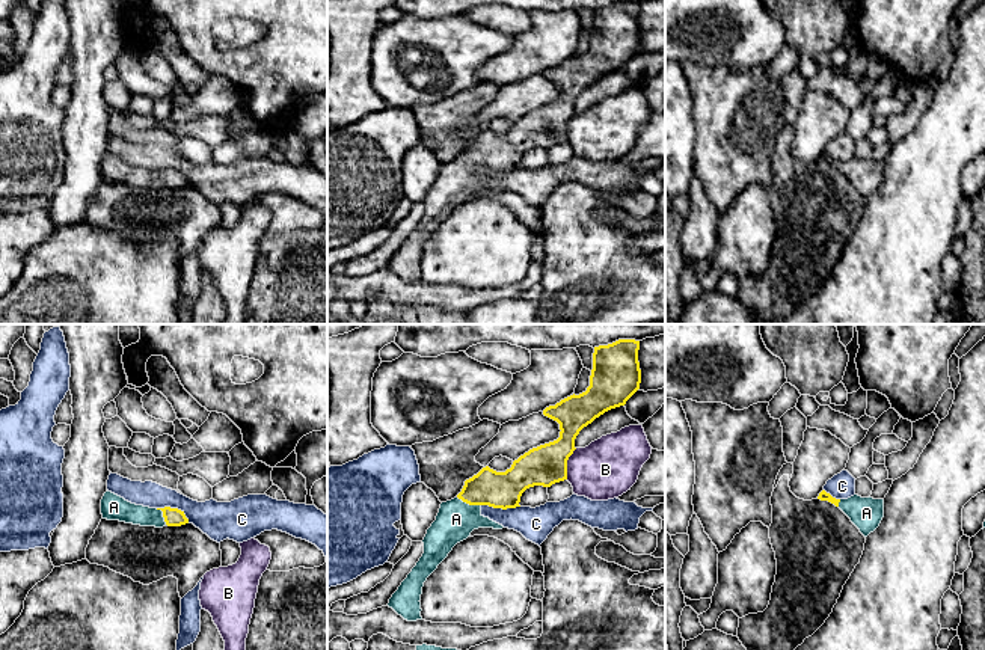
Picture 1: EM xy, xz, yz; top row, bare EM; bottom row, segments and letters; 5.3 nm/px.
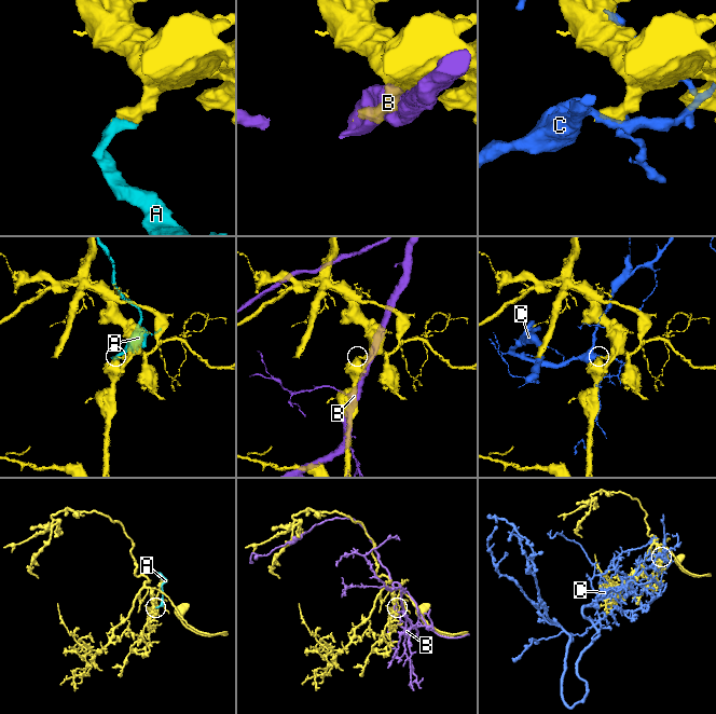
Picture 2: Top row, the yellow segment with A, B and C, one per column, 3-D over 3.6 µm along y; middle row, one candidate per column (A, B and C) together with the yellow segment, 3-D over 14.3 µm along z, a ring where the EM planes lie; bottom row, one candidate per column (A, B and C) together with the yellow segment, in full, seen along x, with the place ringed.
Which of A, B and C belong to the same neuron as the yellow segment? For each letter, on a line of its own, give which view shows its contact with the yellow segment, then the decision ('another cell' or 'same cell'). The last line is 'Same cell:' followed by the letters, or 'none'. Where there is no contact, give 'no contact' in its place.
A: xz | same cell
B: xz | another cell
C: xz | another cell
Same cell: A

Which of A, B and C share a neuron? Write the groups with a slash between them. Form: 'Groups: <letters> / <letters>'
Groups: A / B / C

